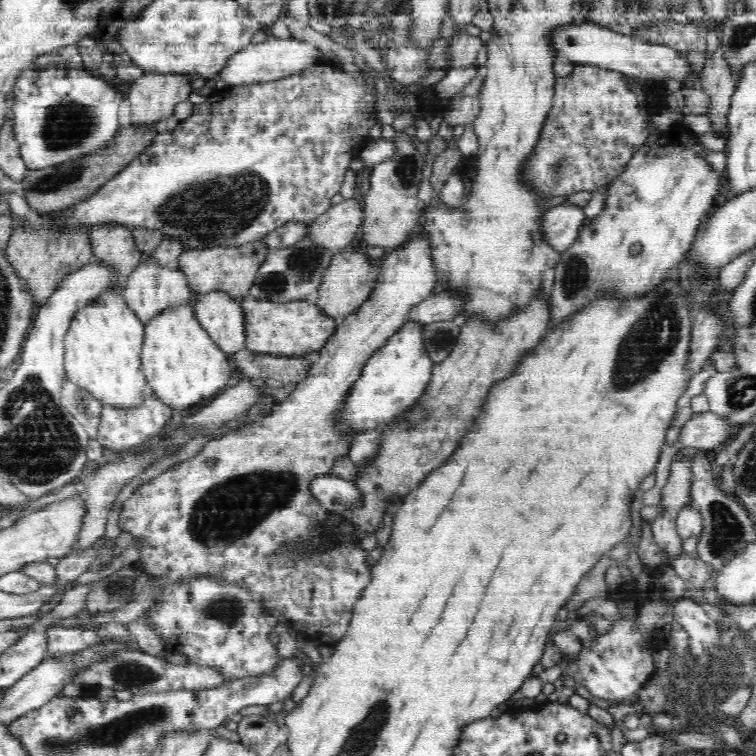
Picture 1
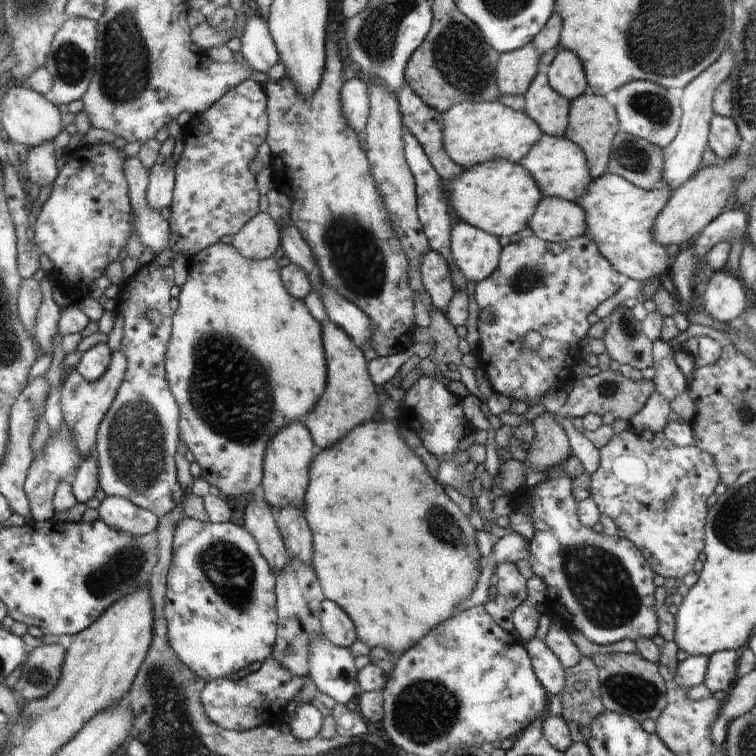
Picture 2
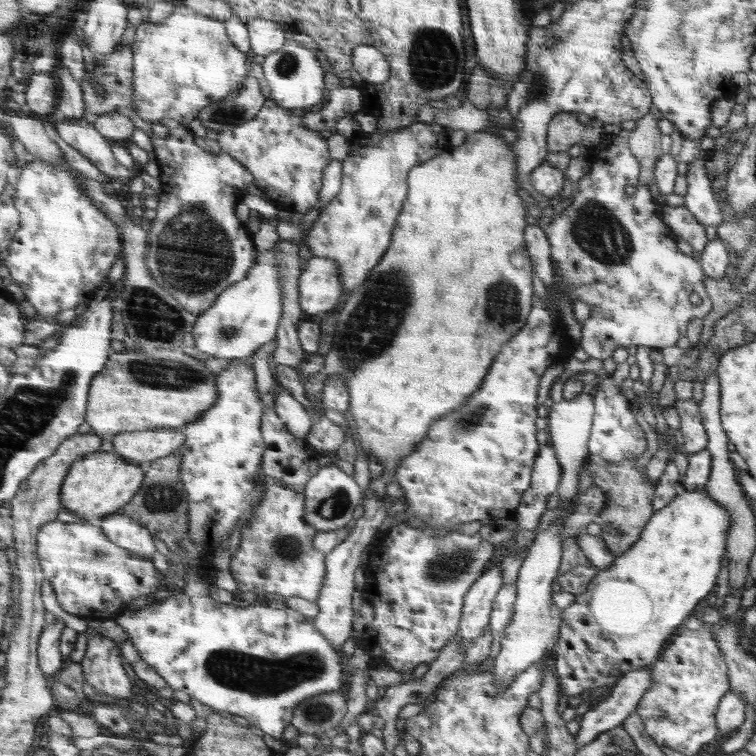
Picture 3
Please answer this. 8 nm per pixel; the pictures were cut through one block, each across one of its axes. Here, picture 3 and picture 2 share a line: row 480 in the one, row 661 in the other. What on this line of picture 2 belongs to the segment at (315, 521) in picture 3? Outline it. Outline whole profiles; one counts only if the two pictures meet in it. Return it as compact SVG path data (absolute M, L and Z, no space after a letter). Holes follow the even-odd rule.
M325 635L310 644L310 672L318 691L345 705L358 697L359 684L354 656L349 648L336 646Z

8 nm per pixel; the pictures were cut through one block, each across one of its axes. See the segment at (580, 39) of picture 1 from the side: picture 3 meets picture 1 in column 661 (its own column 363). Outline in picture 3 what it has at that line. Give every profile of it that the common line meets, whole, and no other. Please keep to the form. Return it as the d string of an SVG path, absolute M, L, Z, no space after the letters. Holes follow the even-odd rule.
M360 45L353 52L354 71L364 79L364 84L382 84L392 74L385 53L372 45Z

